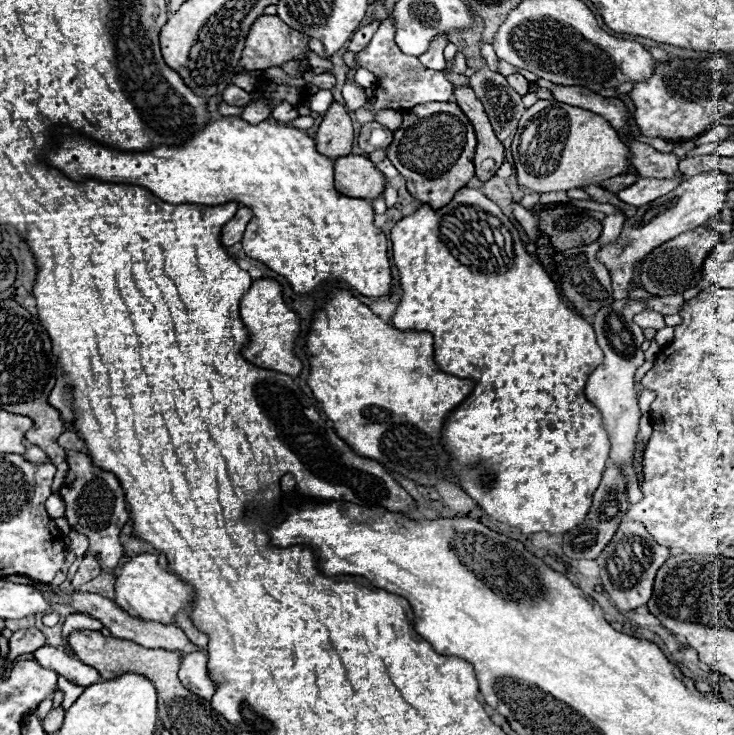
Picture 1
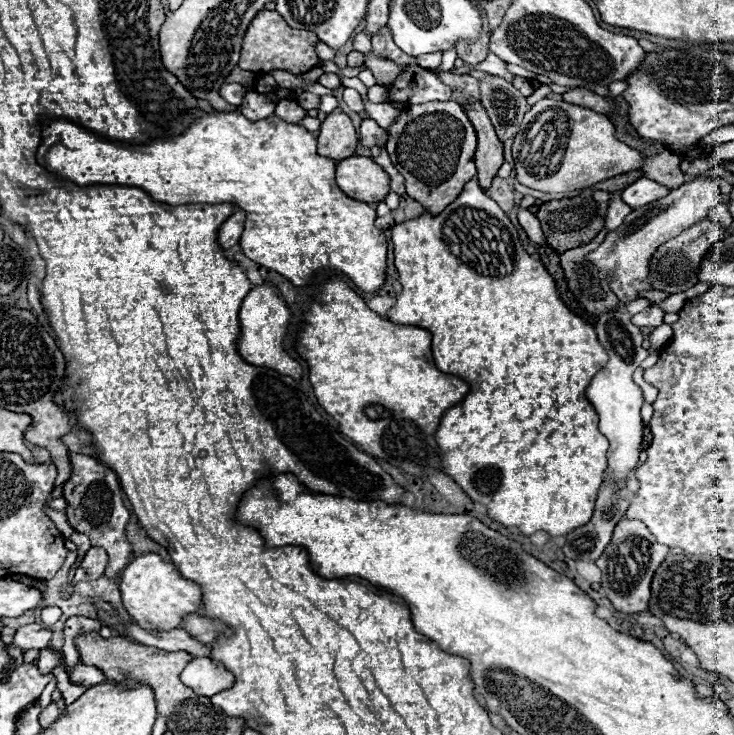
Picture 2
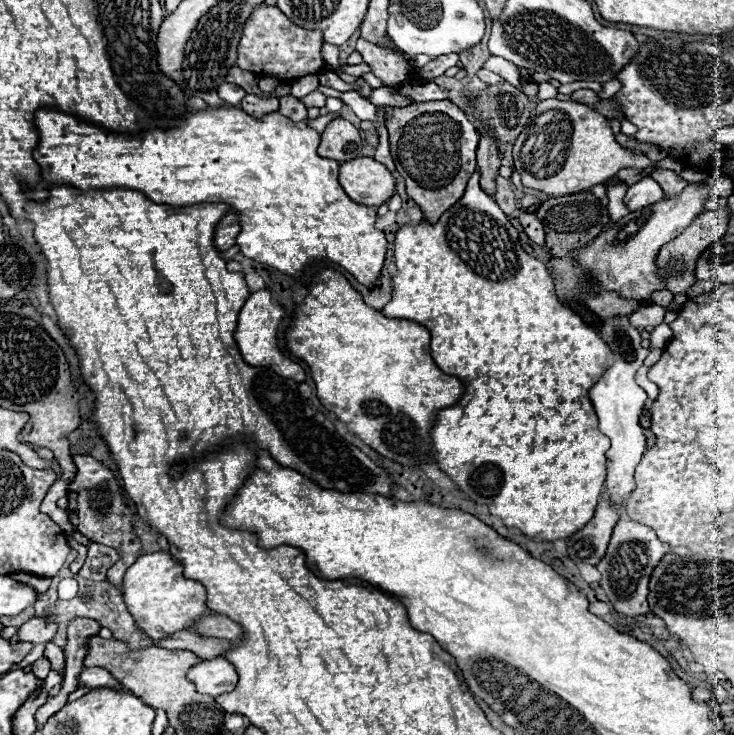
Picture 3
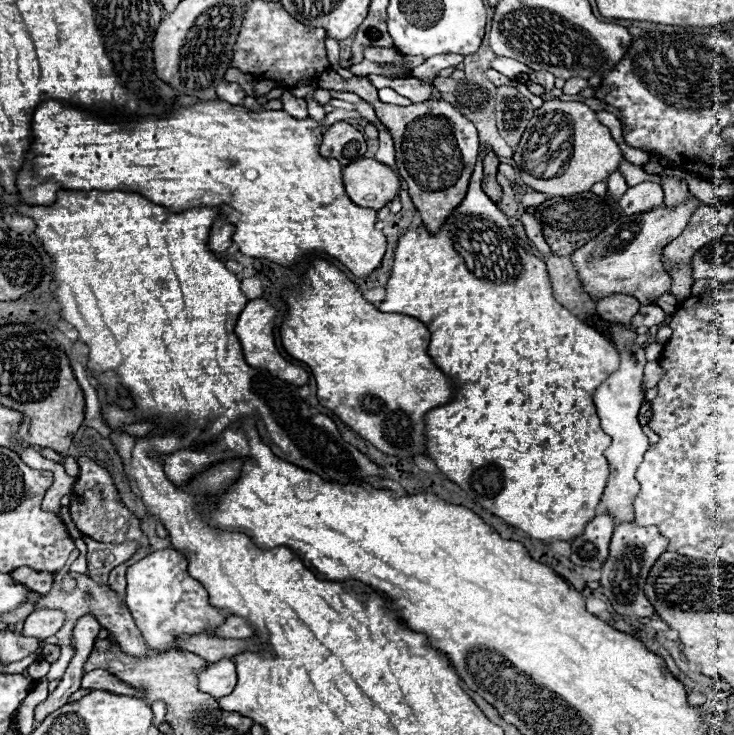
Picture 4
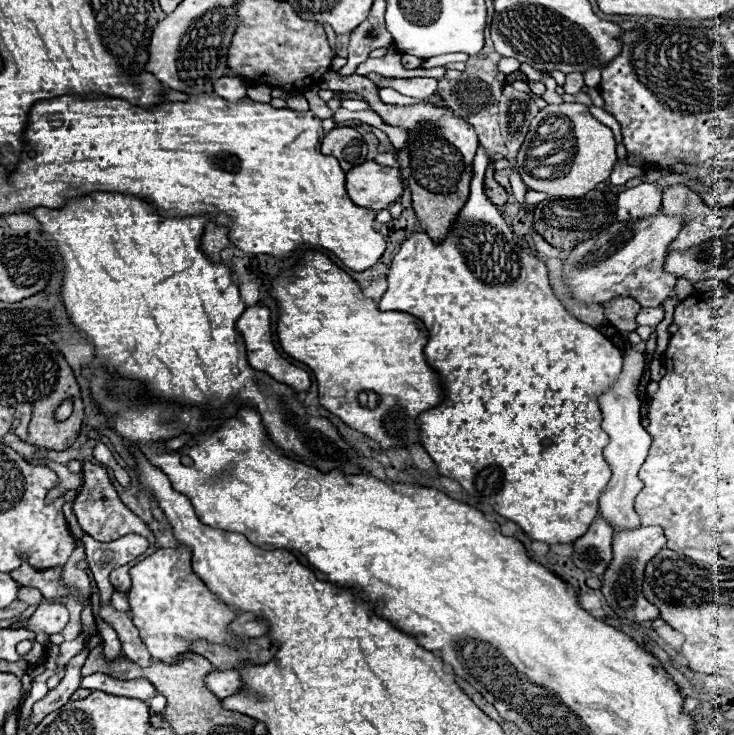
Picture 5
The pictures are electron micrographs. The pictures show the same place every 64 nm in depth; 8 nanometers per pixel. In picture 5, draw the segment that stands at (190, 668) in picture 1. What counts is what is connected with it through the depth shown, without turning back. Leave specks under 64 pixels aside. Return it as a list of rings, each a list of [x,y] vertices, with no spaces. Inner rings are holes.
[[[214,670],[204,678],[204,682],[218,698],[228,698],[242,688],[242,678],[236,670]]]

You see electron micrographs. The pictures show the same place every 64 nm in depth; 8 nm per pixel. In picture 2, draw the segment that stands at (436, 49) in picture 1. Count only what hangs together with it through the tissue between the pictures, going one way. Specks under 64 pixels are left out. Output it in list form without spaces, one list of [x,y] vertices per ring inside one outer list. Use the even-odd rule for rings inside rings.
[[[436,52],[436,54],[422,54],[416,58],[416,62],[422,66],[422,68],[428,68],[428,70],[434,70],[436,66],[440,66],[440,60],[442,60],[442,54]]]

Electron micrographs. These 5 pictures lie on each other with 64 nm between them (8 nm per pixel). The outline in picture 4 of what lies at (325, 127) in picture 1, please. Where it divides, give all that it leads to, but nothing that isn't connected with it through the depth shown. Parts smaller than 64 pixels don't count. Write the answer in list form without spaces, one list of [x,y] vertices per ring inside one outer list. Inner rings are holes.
[[[336,122],[324,132],[324,140],[320,144],[320,154],[328,158],[336,158],[342,166],[348,166],[366,152],[366,138],[348,122]]]

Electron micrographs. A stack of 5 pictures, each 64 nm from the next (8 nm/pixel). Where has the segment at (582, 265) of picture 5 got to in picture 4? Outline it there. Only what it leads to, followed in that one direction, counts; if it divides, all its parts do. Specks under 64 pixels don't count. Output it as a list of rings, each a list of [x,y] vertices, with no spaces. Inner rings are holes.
[[[692,198],[672,210],[656,208],[634,216],[622,216],[596,238],[574,250],[570,260],[578,274],[582,292],[588,294],[592,300],[600,300],[610,294],[628,294],[640,300],[644,306],[656,304],[656,300],[662,294],[670,292],[672,286],[672,278],[668,278],[668,272],[664,270],[662,262],[664,246],[668,246],[668,242],[682,234],[696,206],[698,200]]]

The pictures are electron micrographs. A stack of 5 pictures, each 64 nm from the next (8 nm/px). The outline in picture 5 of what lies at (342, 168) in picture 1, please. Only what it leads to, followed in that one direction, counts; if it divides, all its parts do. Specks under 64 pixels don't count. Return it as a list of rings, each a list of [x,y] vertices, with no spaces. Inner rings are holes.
[[[368,160],[346,172],[346,190],[356,206],[384,210],[402,196],[404,184],[396,168]]]

